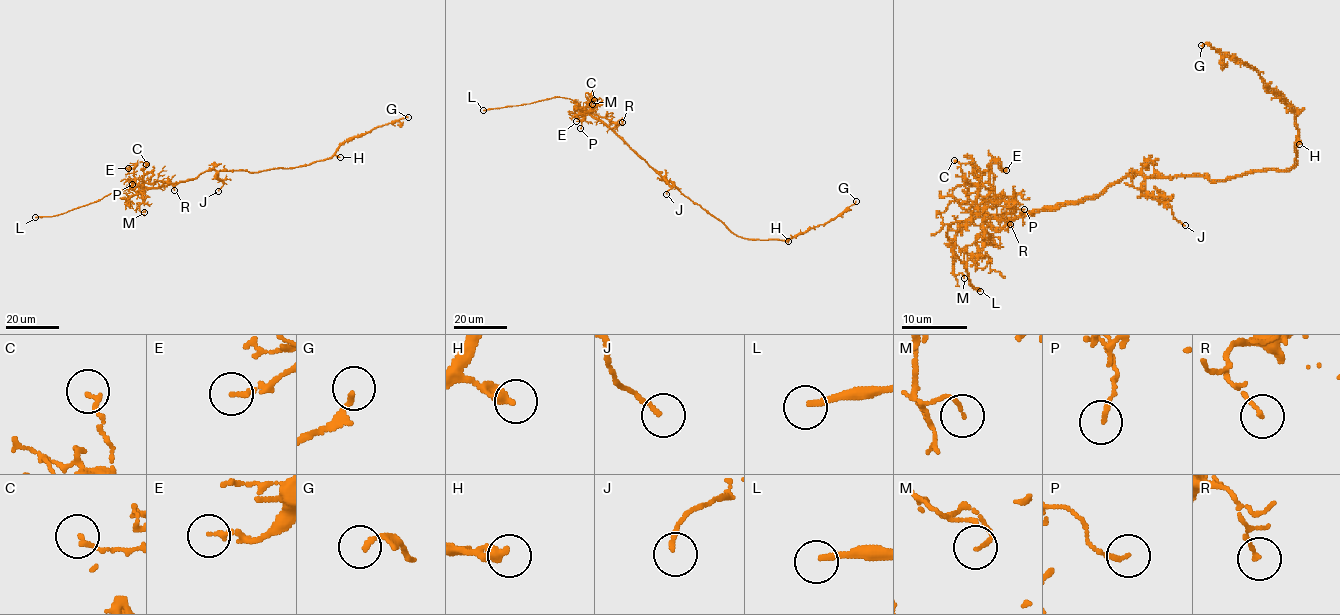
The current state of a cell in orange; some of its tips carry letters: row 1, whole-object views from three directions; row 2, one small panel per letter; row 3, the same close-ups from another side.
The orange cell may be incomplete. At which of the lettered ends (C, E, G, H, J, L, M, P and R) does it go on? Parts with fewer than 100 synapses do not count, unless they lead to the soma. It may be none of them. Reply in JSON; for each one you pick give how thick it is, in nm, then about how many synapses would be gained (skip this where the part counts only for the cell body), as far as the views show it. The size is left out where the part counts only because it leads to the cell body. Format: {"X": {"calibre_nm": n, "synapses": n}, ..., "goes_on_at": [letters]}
{"L": {"calibre_nm": 190}, "goes_on_at": ["L"]}

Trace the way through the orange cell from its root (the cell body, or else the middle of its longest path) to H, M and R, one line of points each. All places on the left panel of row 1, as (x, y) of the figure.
H: (223, 171), (261, 172), (309, 165), (334, 155), (340, 157)
M: (223, 171), (206, 170), (195, 178), (176, 183), (138, 187), (142, 195), (140, 211), (144, 212)
R: (223, 171), (206, 170), (195, 178), (157, 187), (142, 185), (162, 181), (170, 183), (174, 190)

